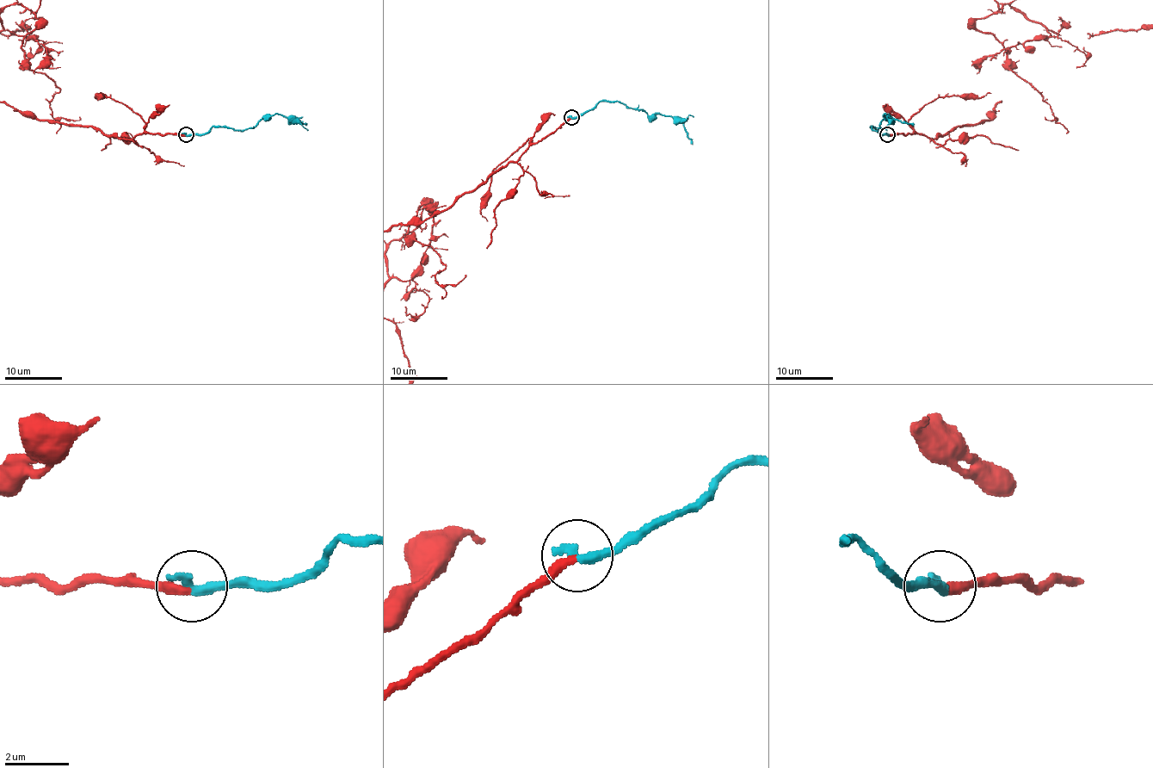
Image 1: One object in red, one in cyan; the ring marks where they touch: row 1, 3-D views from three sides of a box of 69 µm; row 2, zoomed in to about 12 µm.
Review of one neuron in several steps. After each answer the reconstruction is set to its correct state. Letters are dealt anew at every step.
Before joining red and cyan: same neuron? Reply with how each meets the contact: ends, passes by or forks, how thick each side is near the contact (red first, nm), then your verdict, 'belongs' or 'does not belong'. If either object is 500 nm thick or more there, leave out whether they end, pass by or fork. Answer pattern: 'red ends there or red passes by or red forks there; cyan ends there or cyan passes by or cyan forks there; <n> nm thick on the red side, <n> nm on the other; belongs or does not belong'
red ends there; cyan ends there; 280 nm thick on the red side, 360 nm on the other; belongs

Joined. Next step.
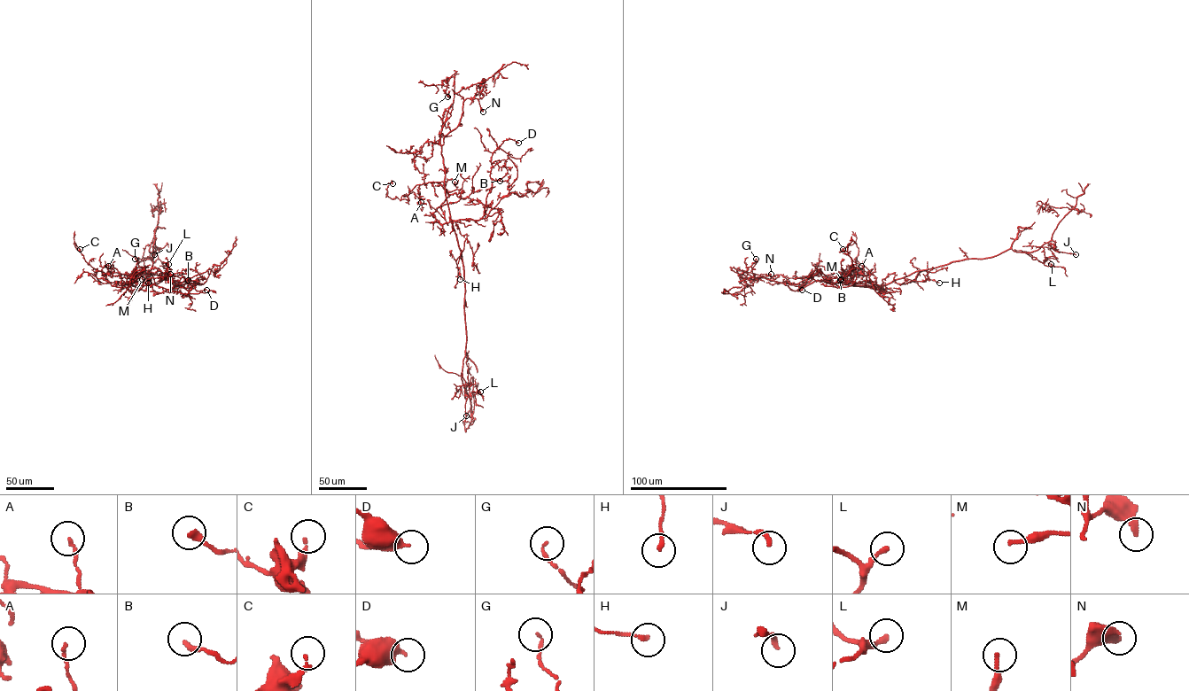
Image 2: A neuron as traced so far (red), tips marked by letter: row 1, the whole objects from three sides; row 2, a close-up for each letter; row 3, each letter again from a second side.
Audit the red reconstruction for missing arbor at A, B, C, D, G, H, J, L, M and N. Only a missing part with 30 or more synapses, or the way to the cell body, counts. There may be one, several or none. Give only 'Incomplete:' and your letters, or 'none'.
Incomplete: L, N

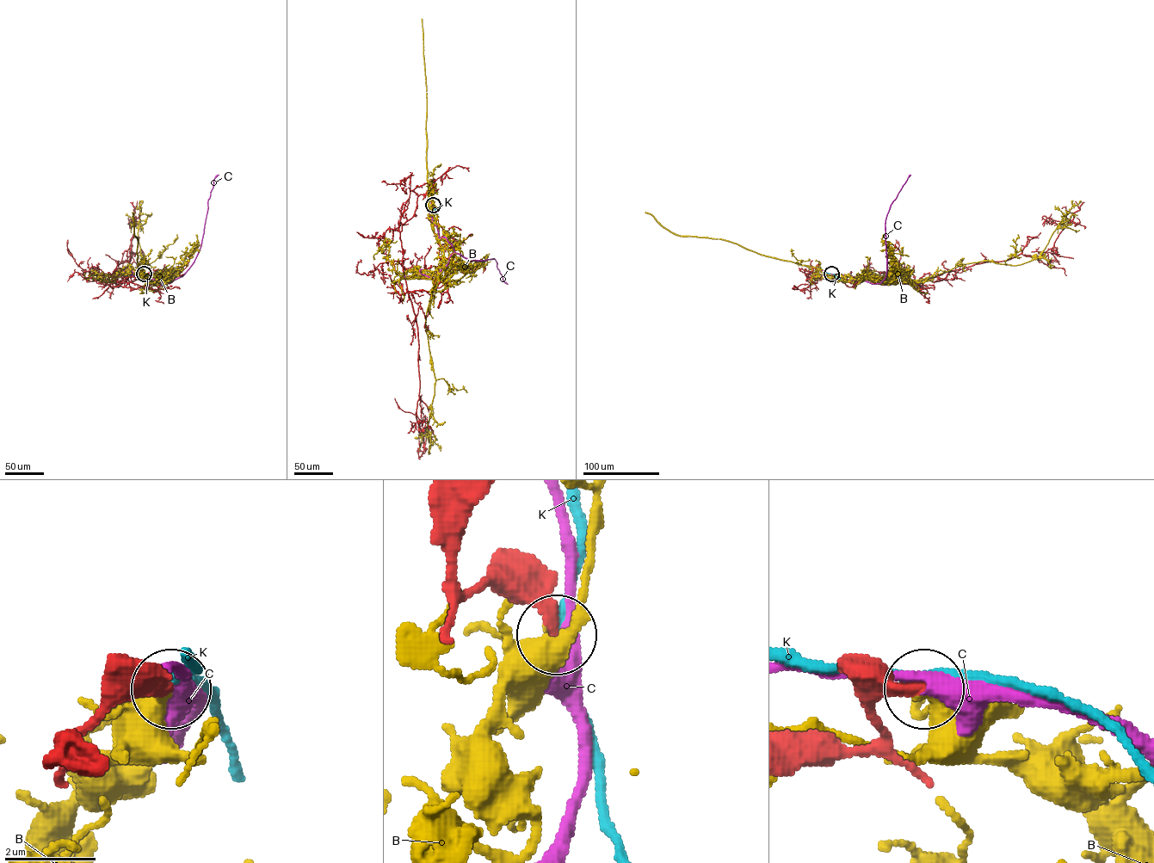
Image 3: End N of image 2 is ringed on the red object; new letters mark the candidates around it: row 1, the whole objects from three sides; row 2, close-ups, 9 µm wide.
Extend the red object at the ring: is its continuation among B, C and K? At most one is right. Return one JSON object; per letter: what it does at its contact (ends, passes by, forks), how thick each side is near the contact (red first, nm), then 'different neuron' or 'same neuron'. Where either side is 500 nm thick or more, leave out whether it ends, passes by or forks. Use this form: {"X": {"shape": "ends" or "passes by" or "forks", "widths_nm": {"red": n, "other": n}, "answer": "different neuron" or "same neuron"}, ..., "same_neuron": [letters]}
{"B": {"shape": "ends", "widths_nm": {"red": 380, "other": 320}, "answer": "different neuron"}, "C": {"shape": "passes by", "widths_nm": {"red": 360, "other": 340}, "answer": "different neuron"}, "K": {"shape": "passes by", "widths_nm": {"red": 380, "other": 170}, "answer": "different neuron"}, "same_neuron": []}

